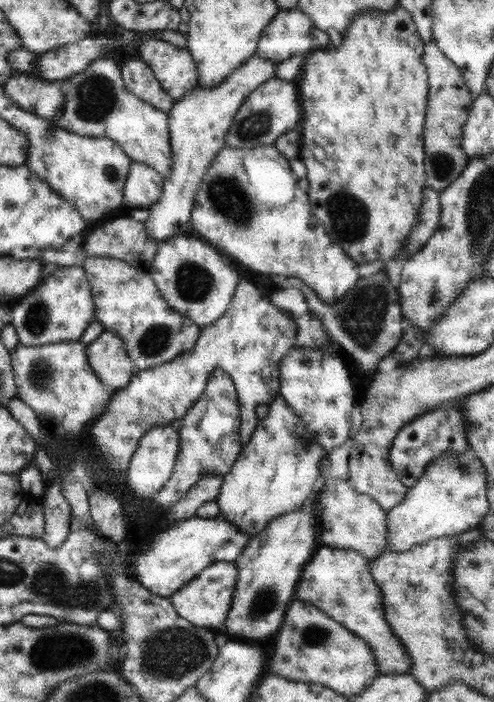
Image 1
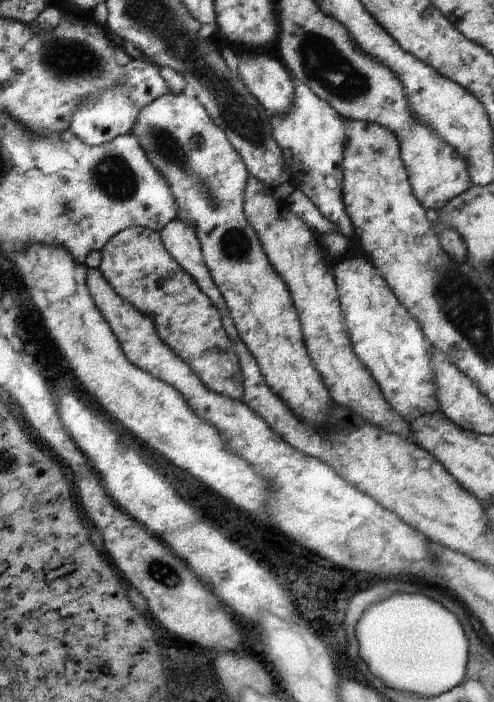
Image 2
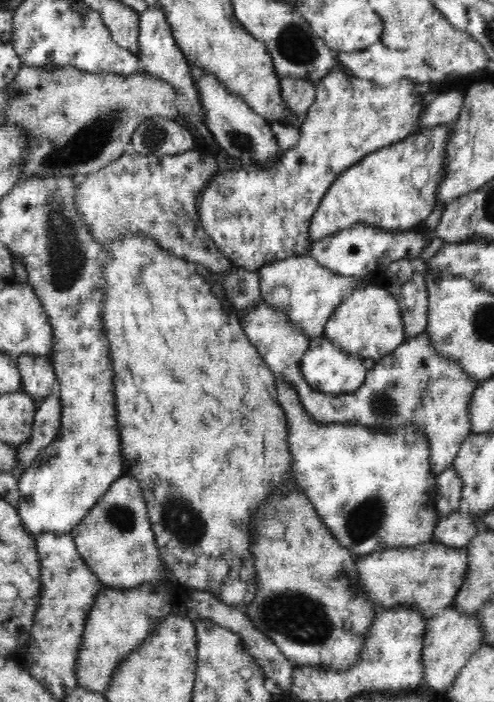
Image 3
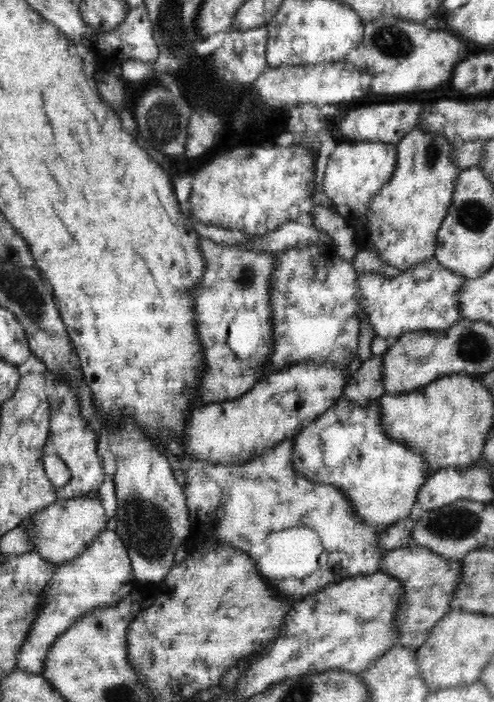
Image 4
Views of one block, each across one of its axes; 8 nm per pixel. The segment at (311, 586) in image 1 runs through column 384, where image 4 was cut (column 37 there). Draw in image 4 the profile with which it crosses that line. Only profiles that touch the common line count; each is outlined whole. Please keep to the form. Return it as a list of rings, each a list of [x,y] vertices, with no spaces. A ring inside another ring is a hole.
[[[113,527],[101,532],[93,543],[77,558],[57,565],[51,583],[46,587],[45,604],[30,629],[17,658],[17,668],[42,675],[48,651],[59,636],[89,612],[113,607],[127,598],[136,584],[131,558],[124,540]]]

